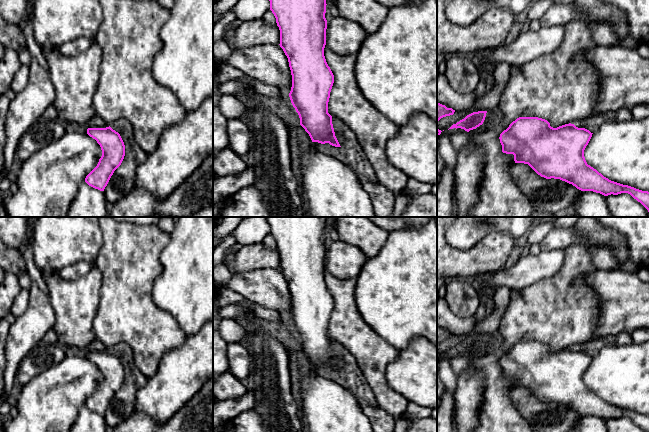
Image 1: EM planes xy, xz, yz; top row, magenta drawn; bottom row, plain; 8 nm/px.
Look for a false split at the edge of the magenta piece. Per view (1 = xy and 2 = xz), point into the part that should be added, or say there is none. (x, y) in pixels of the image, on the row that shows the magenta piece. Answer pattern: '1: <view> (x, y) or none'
1: none
2: none

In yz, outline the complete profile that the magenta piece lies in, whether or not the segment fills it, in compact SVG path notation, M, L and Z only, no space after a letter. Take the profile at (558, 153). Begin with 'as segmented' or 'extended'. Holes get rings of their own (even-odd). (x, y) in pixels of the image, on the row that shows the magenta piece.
as segmented; M519 117L500 134L499 139L503 153L513 154L515 163L528 164L541 177L560 179L581 191L593 191L604 196L628 193L649 212L648 191L611 181L587 164L584 150L592 134L589 130L578 128L571 123L553 128L542 118Z

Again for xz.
as segmented; M269 0L270 10L280 30L280 47L288 58L292 75L289 97L300 118L300 125L312 142L329 143L341 147L334 132L332 116L328 113L330 92L334 75L328 66L324 48L326 45L326 0Z

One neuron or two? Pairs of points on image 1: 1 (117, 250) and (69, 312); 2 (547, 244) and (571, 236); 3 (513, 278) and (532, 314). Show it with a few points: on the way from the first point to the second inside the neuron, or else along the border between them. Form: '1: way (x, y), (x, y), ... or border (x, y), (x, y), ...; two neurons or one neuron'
1: border (95, 265), (101, 273), (100, 296); two neurons
2: way (553, 240), (565, 237); one neuron
3: border (540, 279), (523, 288), (511, 291); two neurons

